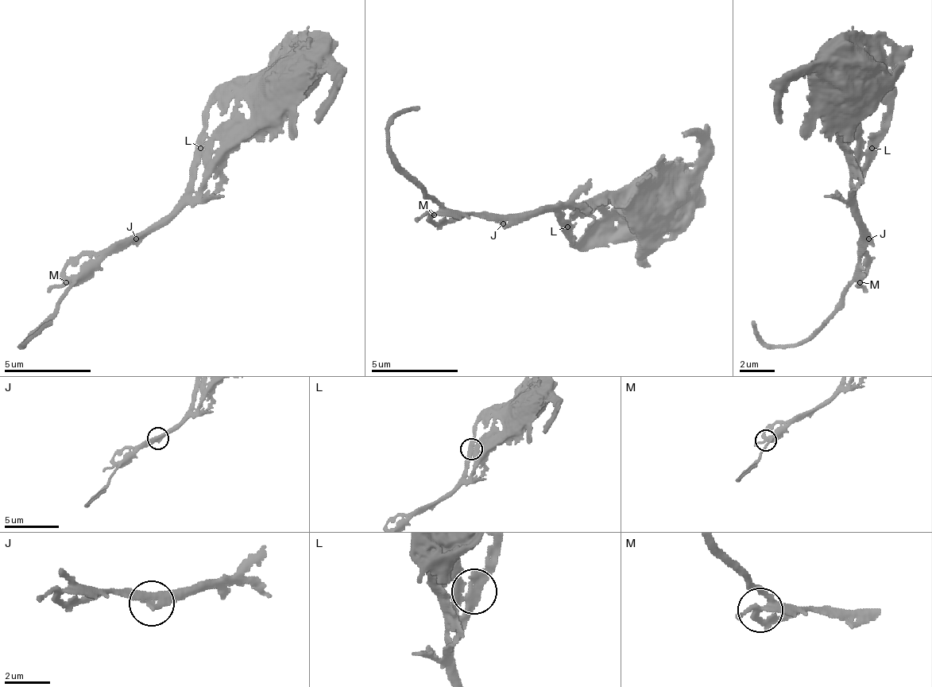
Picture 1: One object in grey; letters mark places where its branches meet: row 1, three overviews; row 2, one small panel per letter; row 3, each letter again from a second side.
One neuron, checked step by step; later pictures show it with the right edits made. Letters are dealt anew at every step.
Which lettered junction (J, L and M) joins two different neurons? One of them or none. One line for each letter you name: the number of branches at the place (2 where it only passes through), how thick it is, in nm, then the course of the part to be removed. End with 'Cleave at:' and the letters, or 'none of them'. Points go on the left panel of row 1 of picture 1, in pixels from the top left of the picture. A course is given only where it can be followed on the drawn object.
Cleave at: none of them

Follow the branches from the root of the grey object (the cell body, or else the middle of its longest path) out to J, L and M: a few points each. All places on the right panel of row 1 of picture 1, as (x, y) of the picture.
J: (838, 86), (838, 142), (851, 156), (851, 186), (856, 191), (856, 217), (860, 221), (860, 230), (868, 238)
L: (838, 86), (838, 112), (864, 138), (868, 138), (873, 147)
M: (838, 86), (838, 142), (851, 156), (851, 186), (856, 191), (856, 217), (860, 221), (860, 282)

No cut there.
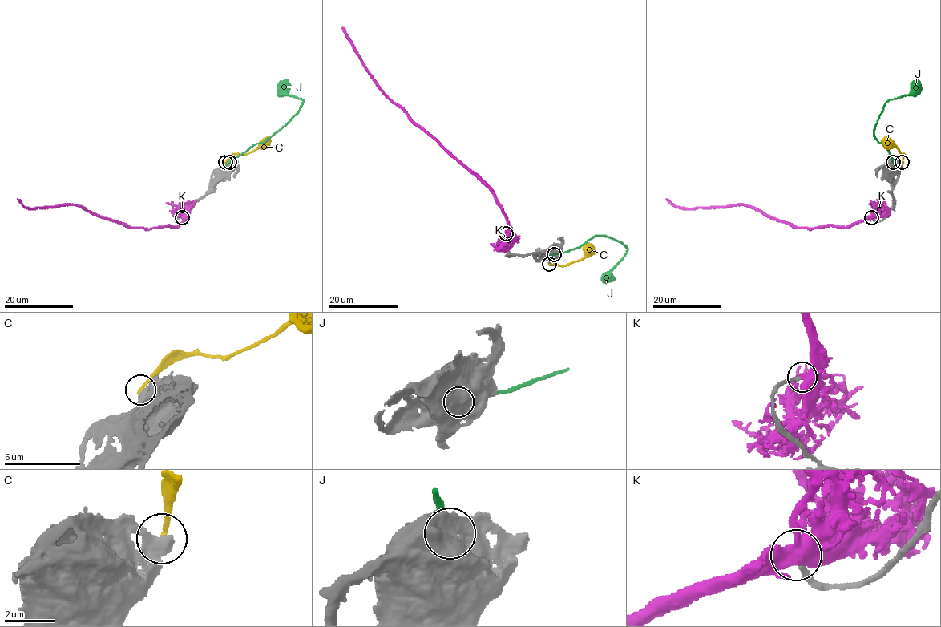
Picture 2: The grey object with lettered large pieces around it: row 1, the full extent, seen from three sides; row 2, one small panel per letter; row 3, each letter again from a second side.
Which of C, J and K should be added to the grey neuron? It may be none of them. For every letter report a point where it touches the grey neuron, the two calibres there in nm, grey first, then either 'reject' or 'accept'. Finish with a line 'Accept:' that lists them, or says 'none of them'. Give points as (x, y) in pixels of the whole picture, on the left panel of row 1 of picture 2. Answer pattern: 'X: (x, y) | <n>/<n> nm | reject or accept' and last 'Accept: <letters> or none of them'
C: (225, 162) | 550/190 nm | reject
J: (229, 162) | 800/220 nm | reject
K: (182, 217) | 240/700 nm | accept
Accept: K

